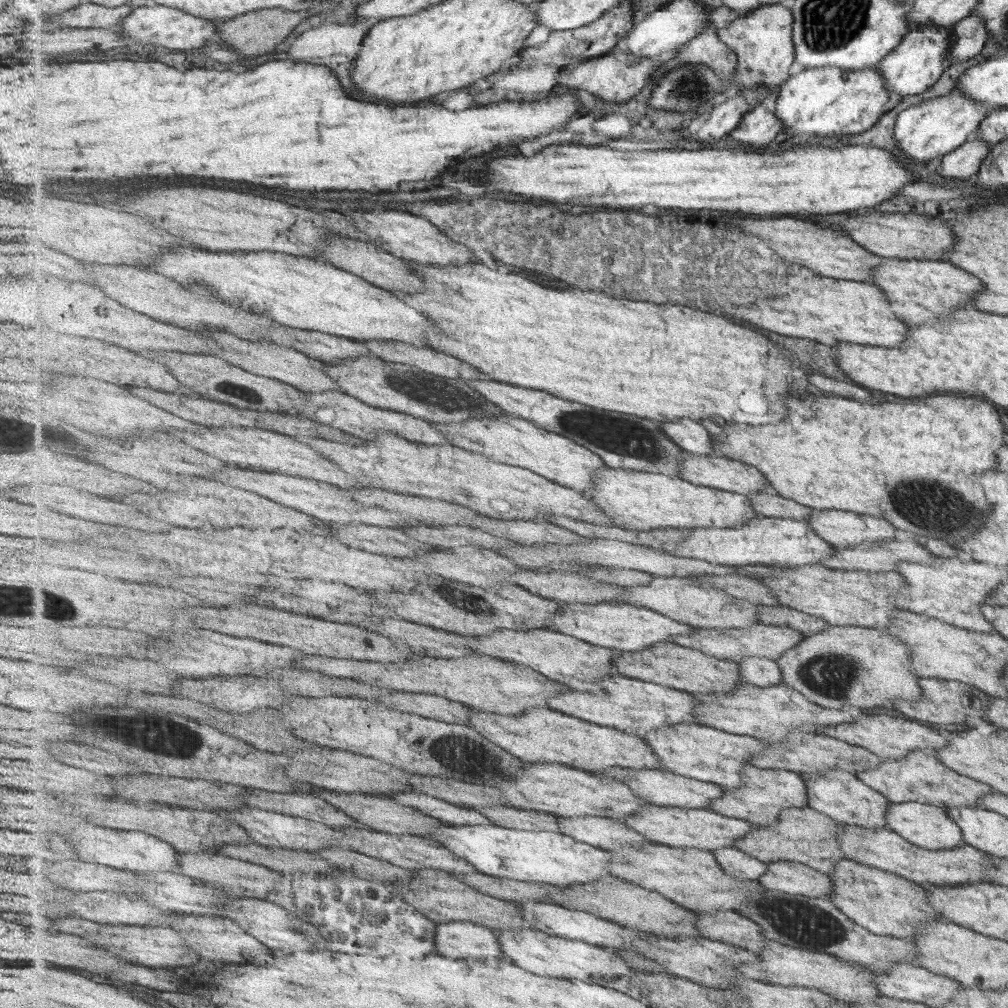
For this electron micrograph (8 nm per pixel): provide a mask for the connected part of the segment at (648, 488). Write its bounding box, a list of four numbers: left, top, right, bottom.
[585,467,761,529]

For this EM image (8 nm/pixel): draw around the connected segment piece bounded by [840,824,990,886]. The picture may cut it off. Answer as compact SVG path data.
M844 825L840 839L845 842L846 858L877 867L879 870L901 875L901 878L922 885L954 886L964 882L989 882L985 874L985 858L982 850L962 844L952 849L927 850L901 838L896 832L887 828L869 828L857 825Z

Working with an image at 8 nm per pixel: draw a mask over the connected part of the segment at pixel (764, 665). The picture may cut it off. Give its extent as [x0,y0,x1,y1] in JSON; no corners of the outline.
[739,656,784,687]

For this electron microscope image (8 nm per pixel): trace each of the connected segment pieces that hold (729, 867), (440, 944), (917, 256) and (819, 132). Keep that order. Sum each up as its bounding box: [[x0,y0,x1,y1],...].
[[713,847,769,879],[435,921,504,960],[841,212,955,261],[776,66,889,142]]

